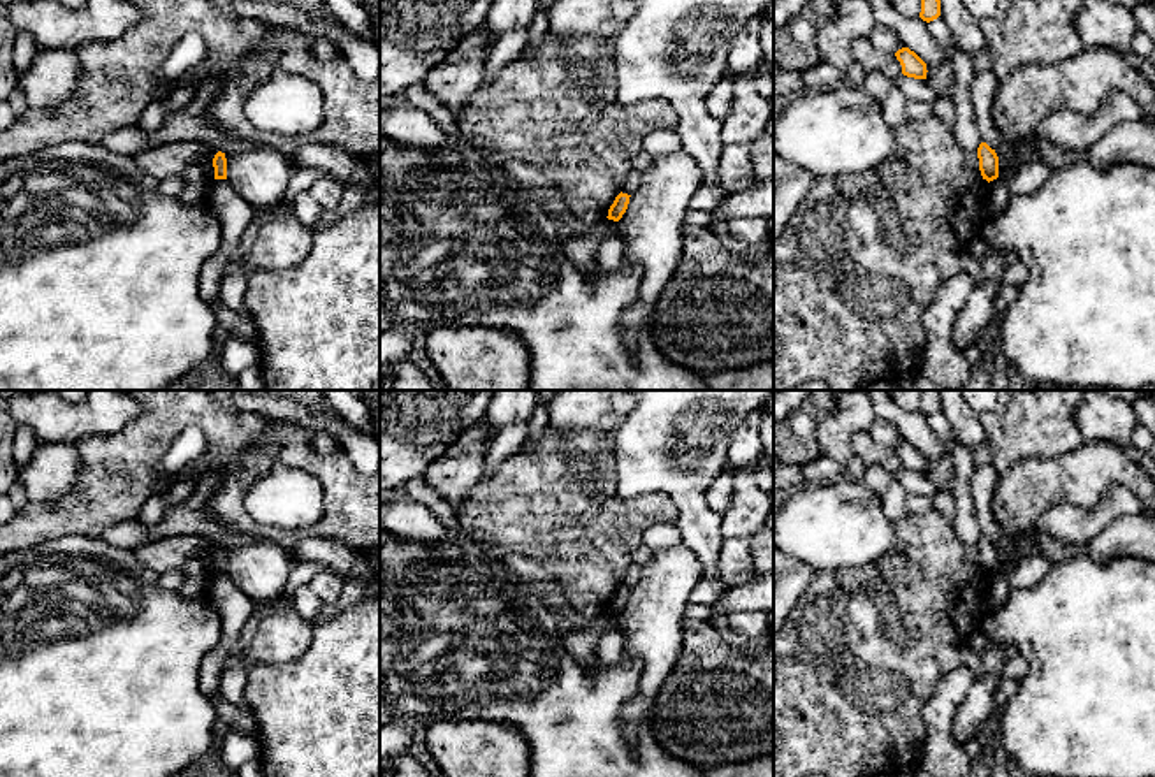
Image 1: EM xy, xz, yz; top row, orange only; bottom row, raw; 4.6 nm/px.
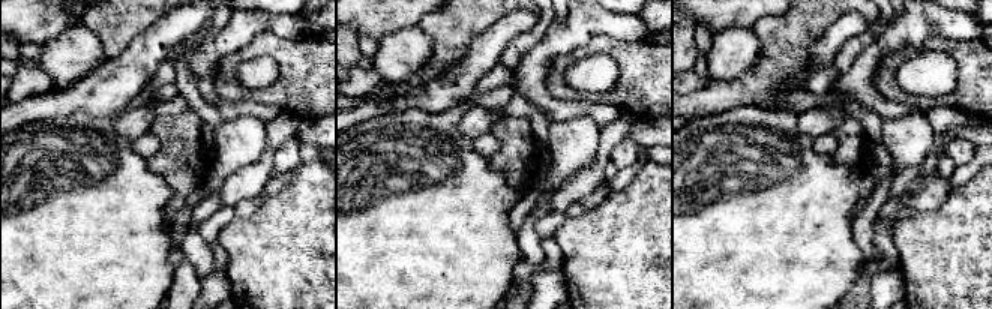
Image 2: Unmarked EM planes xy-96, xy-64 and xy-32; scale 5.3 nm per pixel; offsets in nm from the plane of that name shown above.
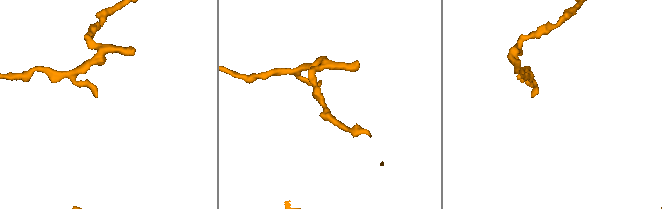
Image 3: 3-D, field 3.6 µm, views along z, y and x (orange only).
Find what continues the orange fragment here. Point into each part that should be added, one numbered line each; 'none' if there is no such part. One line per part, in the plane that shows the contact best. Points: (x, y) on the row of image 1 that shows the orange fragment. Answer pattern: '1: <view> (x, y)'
none

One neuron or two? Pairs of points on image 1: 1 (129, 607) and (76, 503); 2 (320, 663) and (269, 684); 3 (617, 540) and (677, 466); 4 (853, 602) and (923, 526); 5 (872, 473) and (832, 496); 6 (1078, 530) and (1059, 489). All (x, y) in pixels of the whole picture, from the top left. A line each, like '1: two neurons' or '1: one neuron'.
1: two neurons
2: one neuron
3: two neurons
4: one neuron
5: two neurons
6: two neurons

